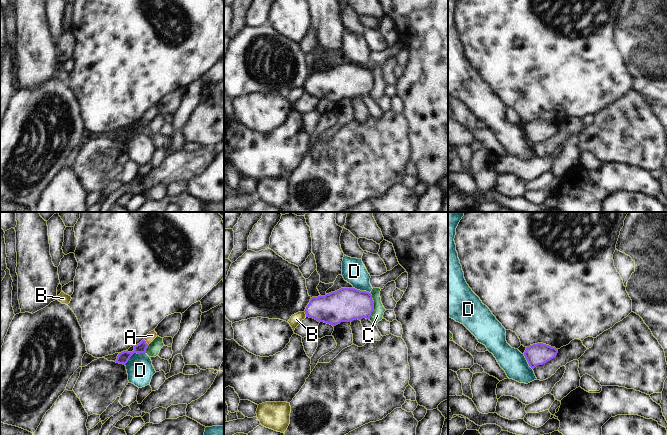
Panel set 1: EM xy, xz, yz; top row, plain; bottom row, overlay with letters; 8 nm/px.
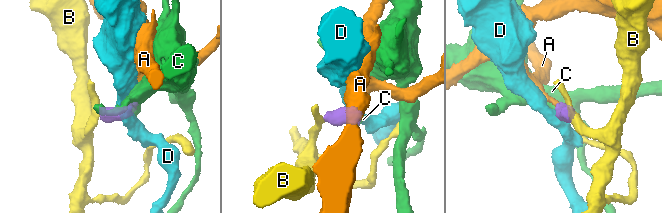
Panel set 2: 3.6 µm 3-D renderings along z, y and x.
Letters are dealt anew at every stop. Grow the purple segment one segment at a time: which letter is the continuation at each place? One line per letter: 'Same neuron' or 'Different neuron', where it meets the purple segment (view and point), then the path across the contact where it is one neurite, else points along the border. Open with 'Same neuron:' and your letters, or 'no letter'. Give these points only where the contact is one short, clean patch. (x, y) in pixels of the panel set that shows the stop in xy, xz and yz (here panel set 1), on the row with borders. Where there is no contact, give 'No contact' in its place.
Same neuron: A
A: Same neuron. Touches purple at xy (145, 342). Path across: xy (123, 357), (135, 351), (145, 342), (152, 335)
B: Different neuron. Touches purple at xz (305, 313). Boundary: xz (304, 311), (306, 316)
C: Different neuron. Touches purple at xz (373, 306). Boundary: xz (370, 292), (373, 301), (373, 311), (369, 319)
D: Different neuron. Touches purple at xy (134, 352). Boundary: xy (145, 352), (134, 353), (124, 364)

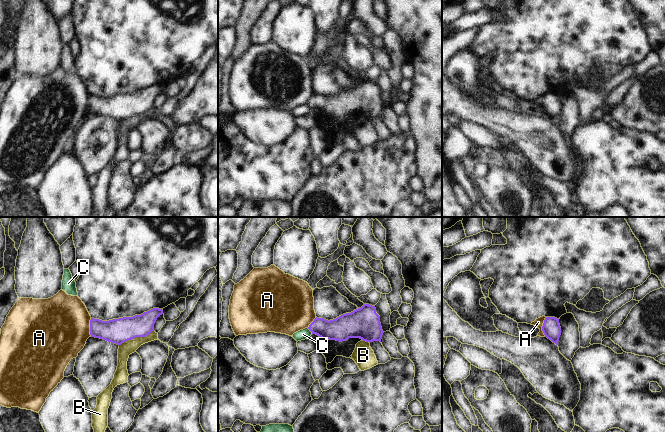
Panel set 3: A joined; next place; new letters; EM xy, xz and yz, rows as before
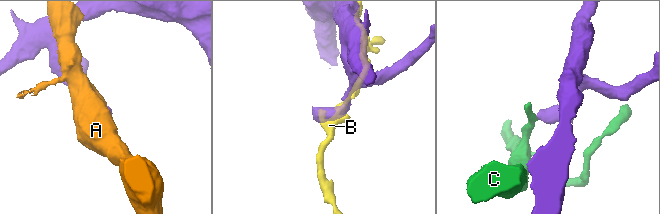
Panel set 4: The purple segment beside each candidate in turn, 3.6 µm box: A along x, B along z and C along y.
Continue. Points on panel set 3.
Same neuron: no letter
A: Different neuron. Touches purple at yz (542, 327). Boundary: yz (546, 317), (542, 326), (544, 336)
B: Different neuron. Touches purple at xy (136, 336)
C: Different neuron. Touches purple at xz (310, 330). Boundary: xz (307, 328), (312, 333)

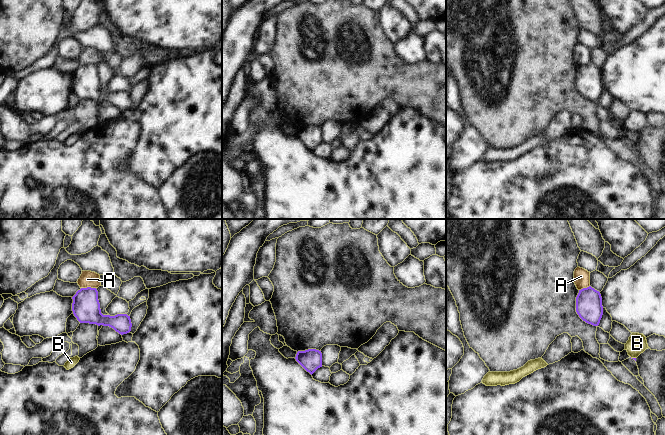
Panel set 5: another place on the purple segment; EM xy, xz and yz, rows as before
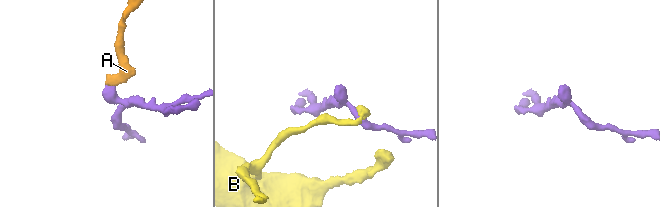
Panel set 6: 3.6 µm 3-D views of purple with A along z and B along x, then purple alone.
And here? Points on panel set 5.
Same neuron: no letter
A: Different neuron. Touches purple at xy (88, 287). Boundary: xy (95, 287), (81, 288)
B: Different neuron. Touches purple at yz (633, 358)

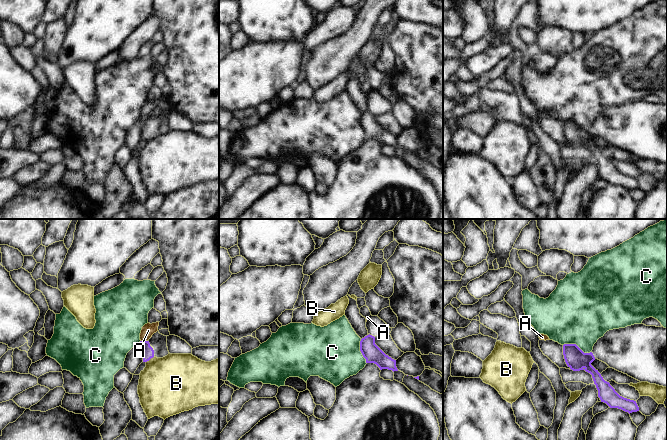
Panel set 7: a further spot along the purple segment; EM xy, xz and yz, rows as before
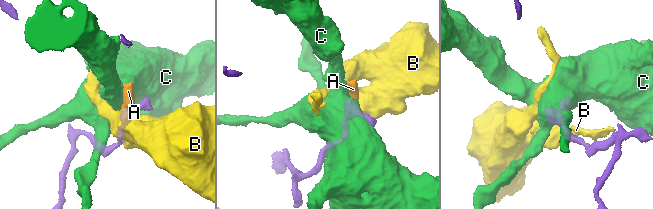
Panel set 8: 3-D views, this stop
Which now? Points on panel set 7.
Same neuron: A
A: Same neuron. Touches purple at xy (144, 340). Path across: xy (148, 352), (144, 340), (148, 330)
B: Different neuron. Touches purple at xy (149, 359). Boundary: xy (153, 356), (146, 362)
C: Different neuron. Touches purple at yz (576, 345). Boundary: yz (563, 344), (576, 344), (584, 352), (591, 352)

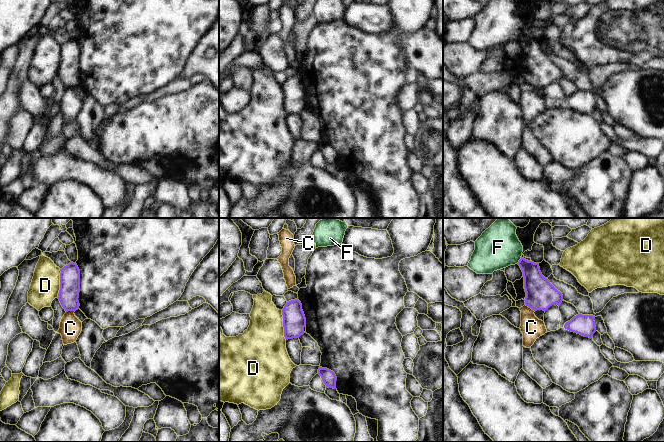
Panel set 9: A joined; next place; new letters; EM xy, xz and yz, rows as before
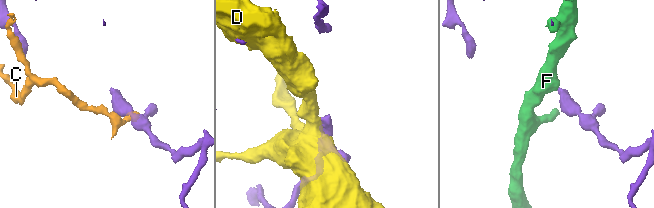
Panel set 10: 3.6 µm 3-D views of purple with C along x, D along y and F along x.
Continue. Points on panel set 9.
Same neuron: no letter
C: Different neuron. Touches purple at yz (530, 307). Boundary: yz (525, 304), (534, 311)
D: Different neuron. Touches purple at xz (283, 325)
F: Different neuron. Touches purple at yz (519, 260). Boundary: yz (521, 257), (516, 263)

